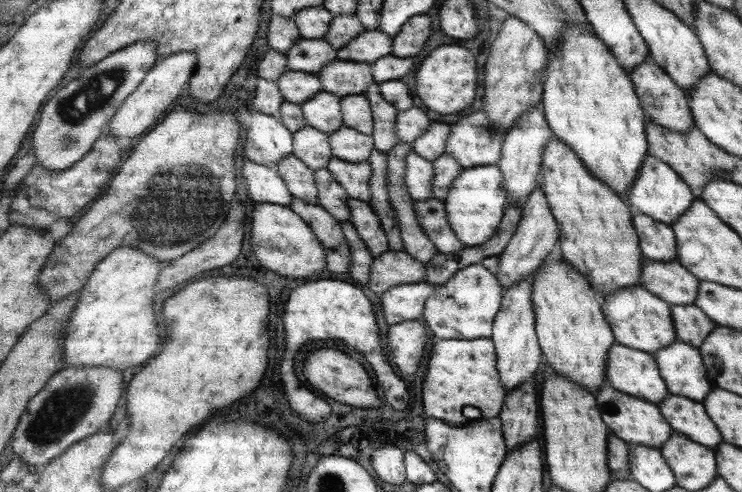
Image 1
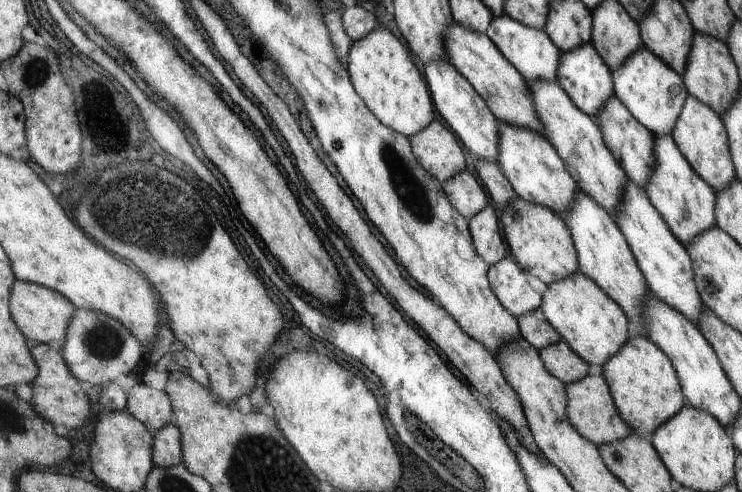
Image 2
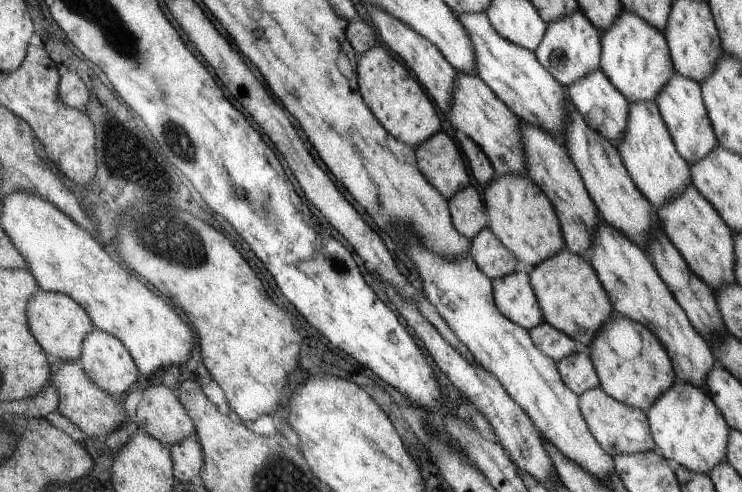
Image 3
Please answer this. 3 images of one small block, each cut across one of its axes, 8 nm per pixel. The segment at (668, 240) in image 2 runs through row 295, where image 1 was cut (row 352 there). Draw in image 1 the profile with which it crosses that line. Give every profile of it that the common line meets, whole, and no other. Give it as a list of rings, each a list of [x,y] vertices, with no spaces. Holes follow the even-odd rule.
[[[672,342],[654,358],[672,395],[702,403],[713,390],[702,354],[690,343]]]

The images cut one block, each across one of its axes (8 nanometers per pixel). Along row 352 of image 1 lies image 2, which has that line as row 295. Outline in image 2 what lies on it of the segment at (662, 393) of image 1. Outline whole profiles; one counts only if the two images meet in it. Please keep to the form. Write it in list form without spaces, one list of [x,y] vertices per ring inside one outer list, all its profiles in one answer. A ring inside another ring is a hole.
[[[579,188],[575,201],[566,210],[566,216],[563,216],[563,222],[570,228],[575,242],[579,272],[594,279],[623,308],[627,318],[634,322],[634,326],[643,330],[640,334],[648,337],[640,320],[644,294],[648,294],[650,288],[647,286],[646,276],[640,271],[639,264],[632,255],[630,244],[627,243],[614,218],[587,191]]]

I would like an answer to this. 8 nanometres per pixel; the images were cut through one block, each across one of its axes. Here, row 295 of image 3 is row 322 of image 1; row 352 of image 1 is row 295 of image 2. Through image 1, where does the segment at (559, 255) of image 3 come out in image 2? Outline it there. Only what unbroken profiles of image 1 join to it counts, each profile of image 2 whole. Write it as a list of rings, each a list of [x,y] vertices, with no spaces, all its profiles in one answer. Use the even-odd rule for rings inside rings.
[[[577,271],[547,285],[541,310],[551,326],[583,360],[596,366],[609,362],[629,341],[626,312],[594,279]]]

